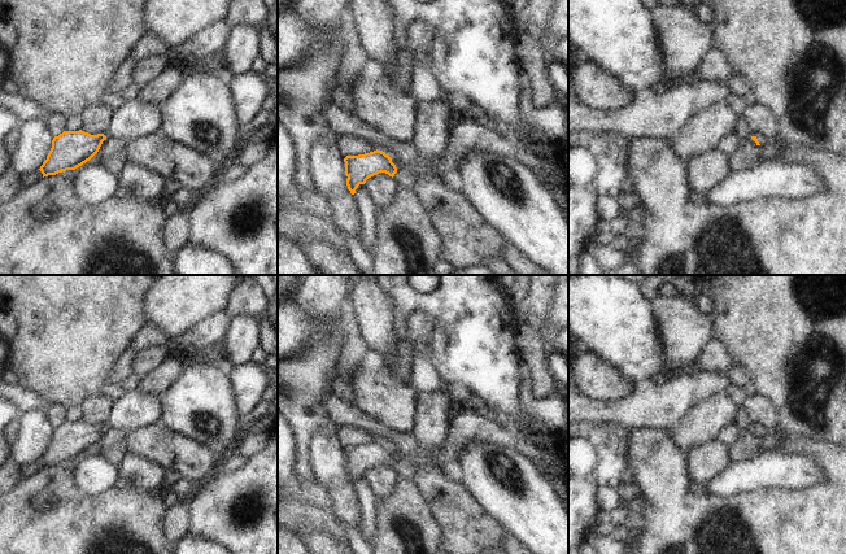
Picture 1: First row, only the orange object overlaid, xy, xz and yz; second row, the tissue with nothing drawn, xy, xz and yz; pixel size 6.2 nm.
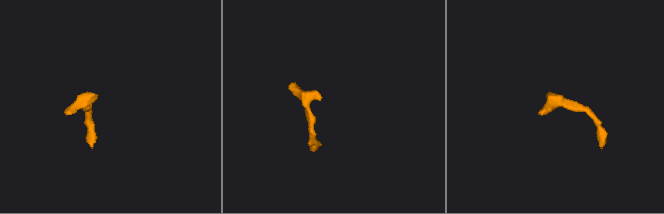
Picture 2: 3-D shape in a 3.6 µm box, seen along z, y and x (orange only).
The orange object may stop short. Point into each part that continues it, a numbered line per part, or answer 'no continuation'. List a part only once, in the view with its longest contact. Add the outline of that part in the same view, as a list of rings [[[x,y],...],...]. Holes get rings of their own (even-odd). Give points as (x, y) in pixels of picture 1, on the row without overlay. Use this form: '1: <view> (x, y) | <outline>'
1: yz (744, 418) | [[[742,413],[741,422],[743,424],[749,426],[750,428],[755,427],[760,436],[763,436],[766,433],[763,424],[753,422],[751,419],[747,418],[747,414],[745,414],[745,413]]]

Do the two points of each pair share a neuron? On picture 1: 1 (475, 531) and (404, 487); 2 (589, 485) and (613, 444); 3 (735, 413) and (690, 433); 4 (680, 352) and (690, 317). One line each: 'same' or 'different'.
1: different
2: same
3: same
4: same

